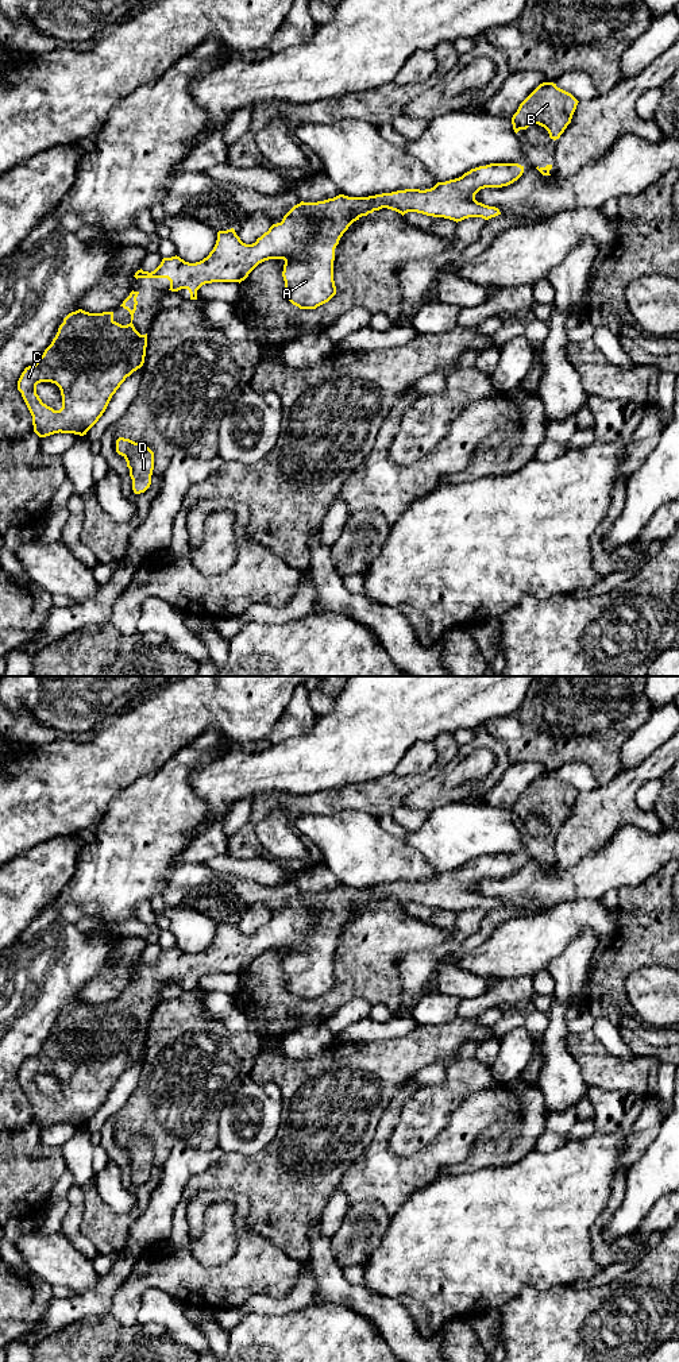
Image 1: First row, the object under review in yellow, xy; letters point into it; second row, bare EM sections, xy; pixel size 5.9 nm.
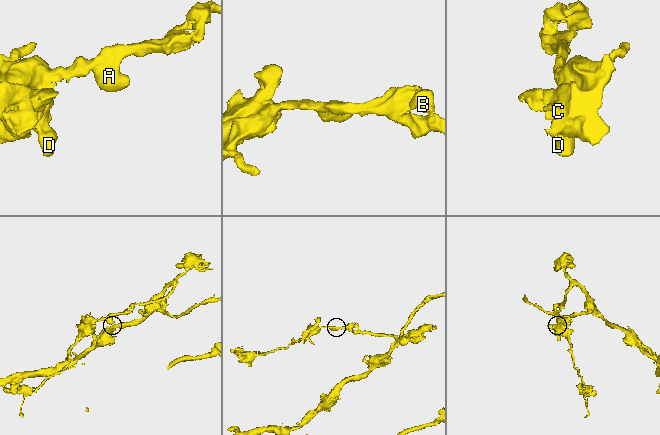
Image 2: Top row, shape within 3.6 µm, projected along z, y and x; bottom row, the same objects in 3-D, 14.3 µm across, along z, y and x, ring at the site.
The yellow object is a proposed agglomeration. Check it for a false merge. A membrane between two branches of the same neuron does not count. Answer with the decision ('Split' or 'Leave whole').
Leave whole

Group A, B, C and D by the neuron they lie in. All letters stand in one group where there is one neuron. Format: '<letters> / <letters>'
A B C D

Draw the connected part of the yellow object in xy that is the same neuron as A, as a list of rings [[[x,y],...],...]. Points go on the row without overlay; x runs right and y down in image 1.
[[[490,854],[425,881],[405,880],[369,888],[339,886],[317,894],[301,892],[252,935],[243,934],[234,919],[219,922],[213,941],[202,952],[189,954],[177,946],[163,949],[154,962],[140,960],[134,968],[167,969],[169,981],[188,980],[190,991],[197,991],[197,981],[205,975],[240,975],[259,954],[283,950],[286,989],[300,1000],[316,1000],[336,985],[335,939],[348,918],[362,907],[387,899],[402,907],[417,903],[456,914],[468,908],[489,911],[501,906],[499,900],[478,894],[475,886],[485,879],[508,877],[522,864],[524,857],[518,854]]]

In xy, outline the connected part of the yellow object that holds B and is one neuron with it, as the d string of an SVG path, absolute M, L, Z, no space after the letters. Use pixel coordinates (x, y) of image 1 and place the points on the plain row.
M553 773L540 775L518 798L512 809L513 821L526 821L531 815L544 818L556 832L571 814L578 791Z

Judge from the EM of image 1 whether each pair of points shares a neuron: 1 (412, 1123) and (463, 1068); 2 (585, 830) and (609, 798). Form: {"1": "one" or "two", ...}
{"1": "one", "2": "one"}

